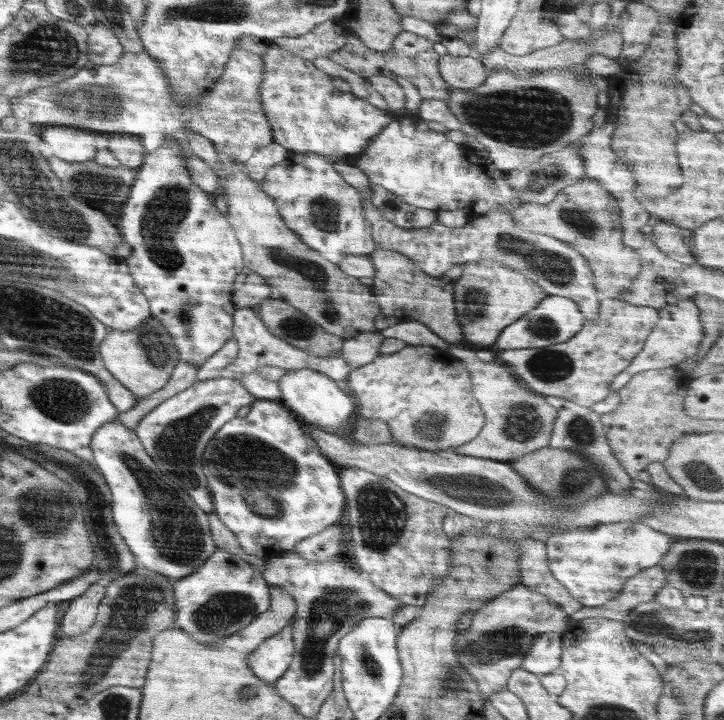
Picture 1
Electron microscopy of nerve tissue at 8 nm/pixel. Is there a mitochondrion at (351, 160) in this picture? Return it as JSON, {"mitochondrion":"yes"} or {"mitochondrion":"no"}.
{"mitochondrion":"no"}

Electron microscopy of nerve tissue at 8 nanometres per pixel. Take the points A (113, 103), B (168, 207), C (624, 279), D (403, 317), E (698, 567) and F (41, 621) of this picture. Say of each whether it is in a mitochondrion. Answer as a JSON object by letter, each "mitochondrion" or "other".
{"A":"mitochondrion","B":"mitochondrion","C":"other","D":"other","E":"mitochondrion","F":"other"}

